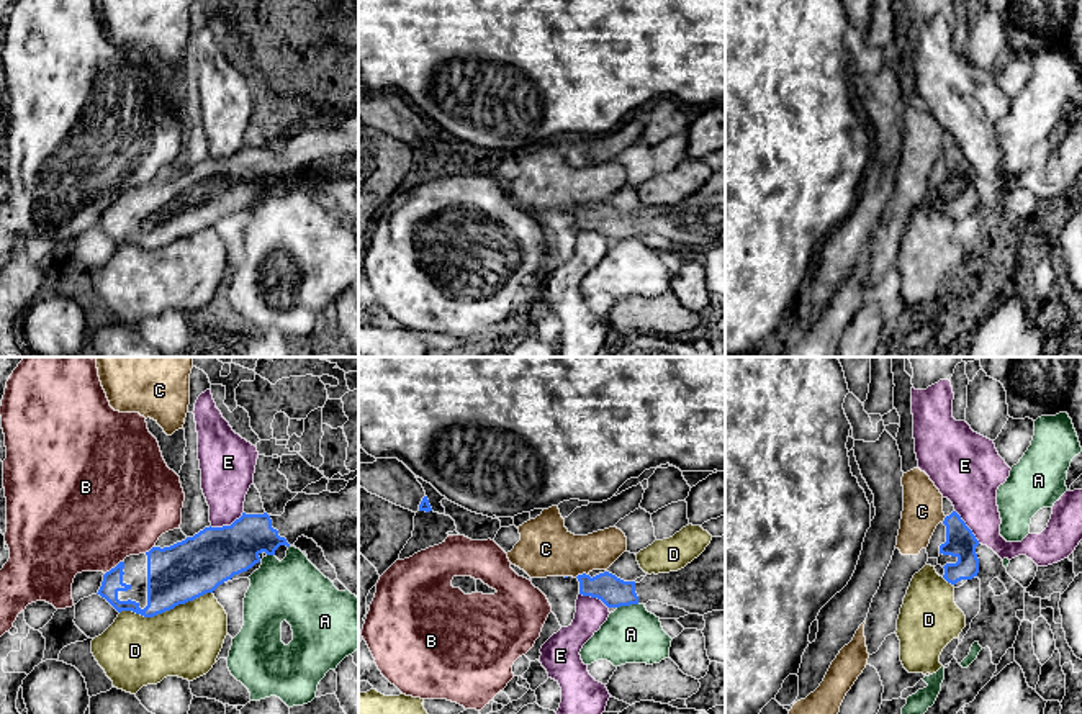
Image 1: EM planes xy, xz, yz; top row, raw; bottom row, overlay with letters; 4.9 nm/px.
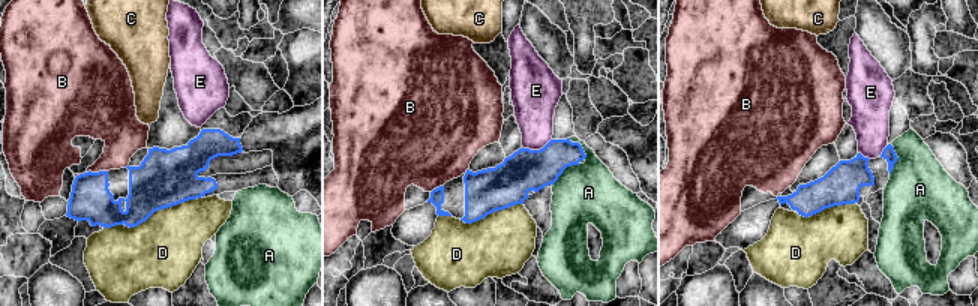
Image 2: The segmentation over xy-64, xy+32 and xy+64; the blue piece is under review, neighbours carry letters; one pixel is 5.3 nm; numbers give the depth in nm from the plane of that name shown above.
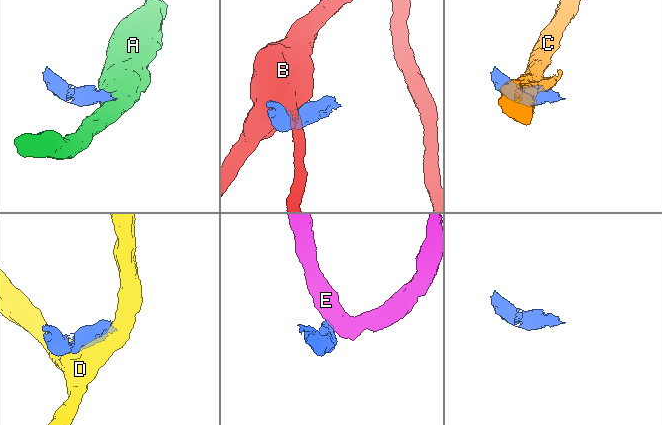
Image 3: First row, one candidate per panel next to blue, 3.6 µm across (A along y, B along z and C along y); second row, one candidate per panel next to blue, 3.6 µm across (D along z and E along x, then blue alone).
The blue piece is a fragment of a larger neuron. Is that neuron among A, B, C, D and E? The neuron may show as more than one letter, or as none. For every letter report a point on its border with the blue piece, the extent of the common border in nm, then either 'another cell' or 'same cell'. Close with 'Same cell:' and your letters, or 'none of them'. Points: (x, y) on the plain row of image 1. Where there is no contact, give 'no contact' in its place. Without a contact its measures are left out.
A: meets blue in xz at (627, 238); contact 110 nm long; another cell
B: meets blue in xy at (115, 200); contact 110 nm long; another cell
C: meets blue in xz at (583, 207); contact 70 nm long; another cell
D: meets blue in xy at (166, 243); contact 460 nm long; another cell
E: meets blue in xy at (226, 159); contact 180 nm long; another cell
Same cell: none of them

